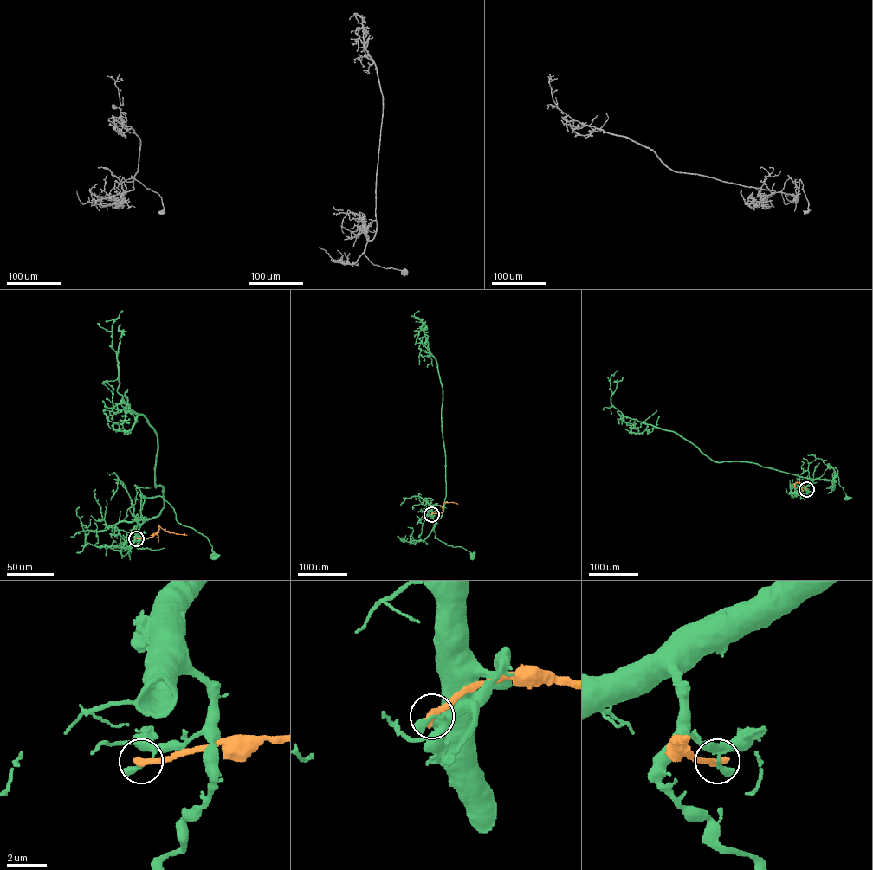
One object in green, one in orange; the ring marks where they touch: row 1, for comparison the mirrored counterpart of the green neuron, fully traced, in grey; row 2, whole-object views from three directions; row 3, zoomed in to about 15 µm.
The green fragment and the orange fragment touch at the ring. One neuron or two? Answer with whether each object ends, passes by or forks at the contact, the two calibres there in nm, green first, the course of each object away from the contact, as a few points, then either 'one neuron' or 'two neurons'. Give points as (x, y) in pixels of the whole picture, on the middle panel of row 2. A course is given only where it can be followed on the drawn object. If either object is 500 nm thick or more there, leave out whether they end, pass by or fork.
green ends; orange ends; calibres 340 and 400 nm; course green (431, 514), (436, 521), (435, 537), (448, 545), (462, 547), (472, 556); course orange (431, 514), (442, 512), (445, 502), (457, 504); two neurons

